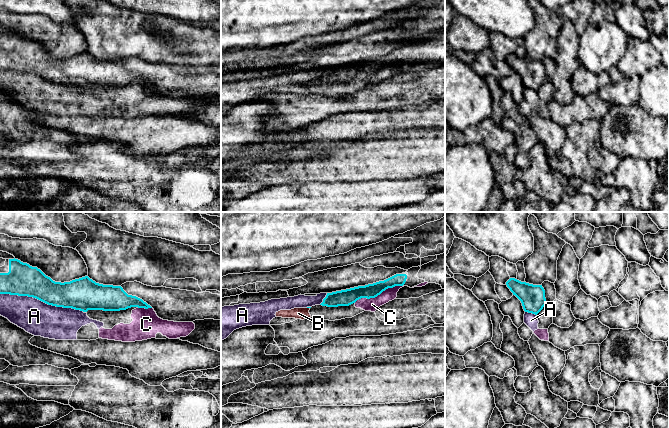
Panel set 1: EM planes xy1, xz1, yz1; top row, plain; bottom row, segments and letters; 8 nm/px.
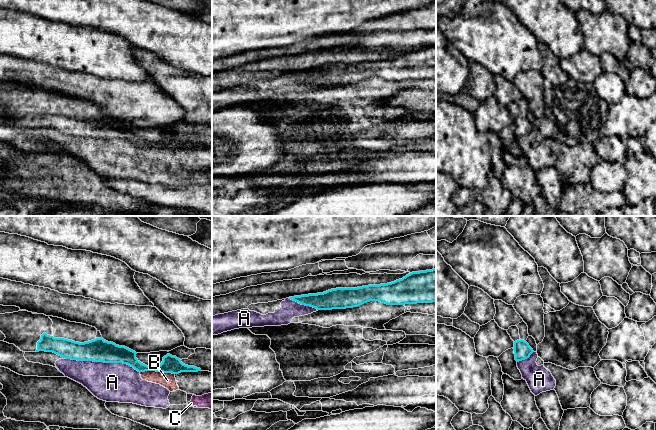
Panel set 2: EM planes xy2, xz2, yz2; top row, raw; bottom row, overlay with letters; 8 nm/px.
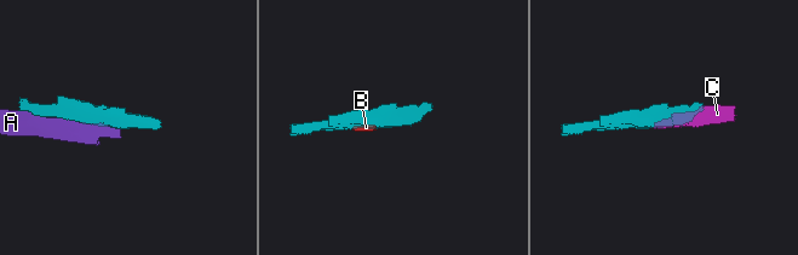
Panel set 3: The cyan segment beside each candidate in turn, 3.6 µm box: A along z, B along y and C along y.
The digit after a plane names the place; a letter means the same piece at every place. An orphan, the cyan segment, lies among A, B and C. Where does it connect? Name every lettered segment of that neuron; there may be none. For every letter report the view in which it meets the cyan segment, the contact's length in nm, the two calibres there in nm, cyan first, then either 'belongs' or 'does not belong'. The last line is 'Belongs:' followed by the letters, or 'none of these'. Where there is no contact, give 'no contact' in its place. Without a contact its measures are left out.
A: xy1 | 700 nm | 260/280 nm | does not belong
B: xy2 | 280 nm | 140/120 nm | does not belong
C: xz1 | 420 nm | 130/110 nm | does not belong
Belongs: none of these

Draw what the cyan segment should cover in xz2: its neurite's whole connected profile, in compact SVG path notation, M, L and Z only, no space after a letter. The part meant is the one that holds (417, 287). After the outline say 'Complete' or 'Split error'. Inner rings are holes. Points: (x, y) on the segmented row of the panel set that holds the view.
M436 269L412 272L387 284L336 288L289 299L317 310L353 308L370 301L387 305L432 303L436 302Z. Complete

